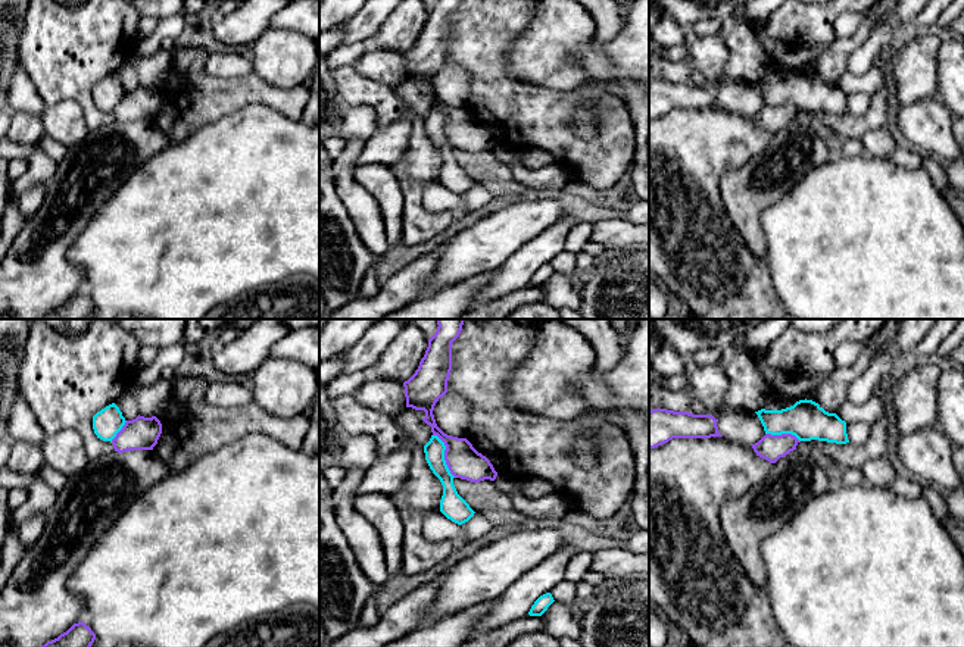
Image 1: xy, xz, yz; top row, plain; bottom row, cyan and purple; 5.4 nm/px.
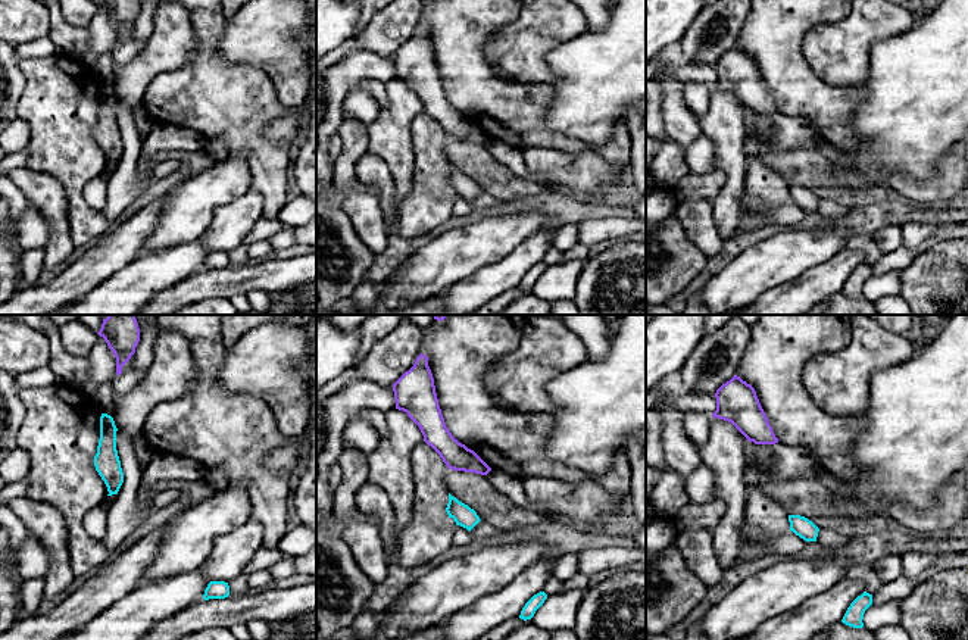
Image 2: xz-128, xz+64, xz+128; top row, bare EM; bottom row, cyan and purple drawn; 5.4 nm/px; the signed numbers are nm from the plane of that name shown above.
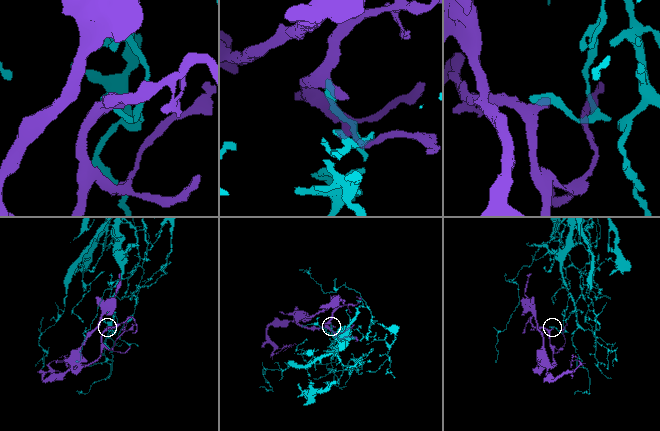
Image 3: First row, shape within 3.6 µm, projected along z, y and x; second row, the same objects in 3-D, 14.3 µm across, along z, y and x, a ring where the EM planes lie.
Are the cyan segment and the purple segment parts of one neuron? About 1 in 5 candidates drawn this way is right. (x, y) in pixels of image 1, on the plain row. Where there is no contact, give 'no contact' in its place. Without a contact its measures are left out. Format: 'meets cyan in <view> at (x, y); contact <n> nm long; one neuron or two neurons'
meets cyan in xz at (443, 125); contact 260 nm long; two neurons

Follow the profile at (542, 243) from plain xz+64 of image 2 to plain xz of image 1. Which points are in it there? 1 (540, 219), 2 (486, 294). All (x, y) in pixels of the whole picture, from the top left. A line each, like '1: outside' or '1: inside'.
1: outside
2: inside

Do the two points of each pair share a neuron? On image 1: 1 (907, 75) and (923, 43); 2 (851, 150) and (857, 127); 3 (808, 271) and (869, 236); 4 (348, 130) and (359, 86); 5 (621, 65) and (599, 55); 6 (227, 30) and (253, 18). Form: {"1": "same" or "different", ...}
{"1": "same", "2": "different", "3": "same", "4": "different", "5": "same", "6": "same"}

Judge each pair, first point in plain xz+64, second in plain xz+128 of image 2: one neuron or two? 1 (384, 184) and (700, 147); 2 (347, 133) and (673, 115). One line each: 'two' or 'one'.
1: one
2: one

